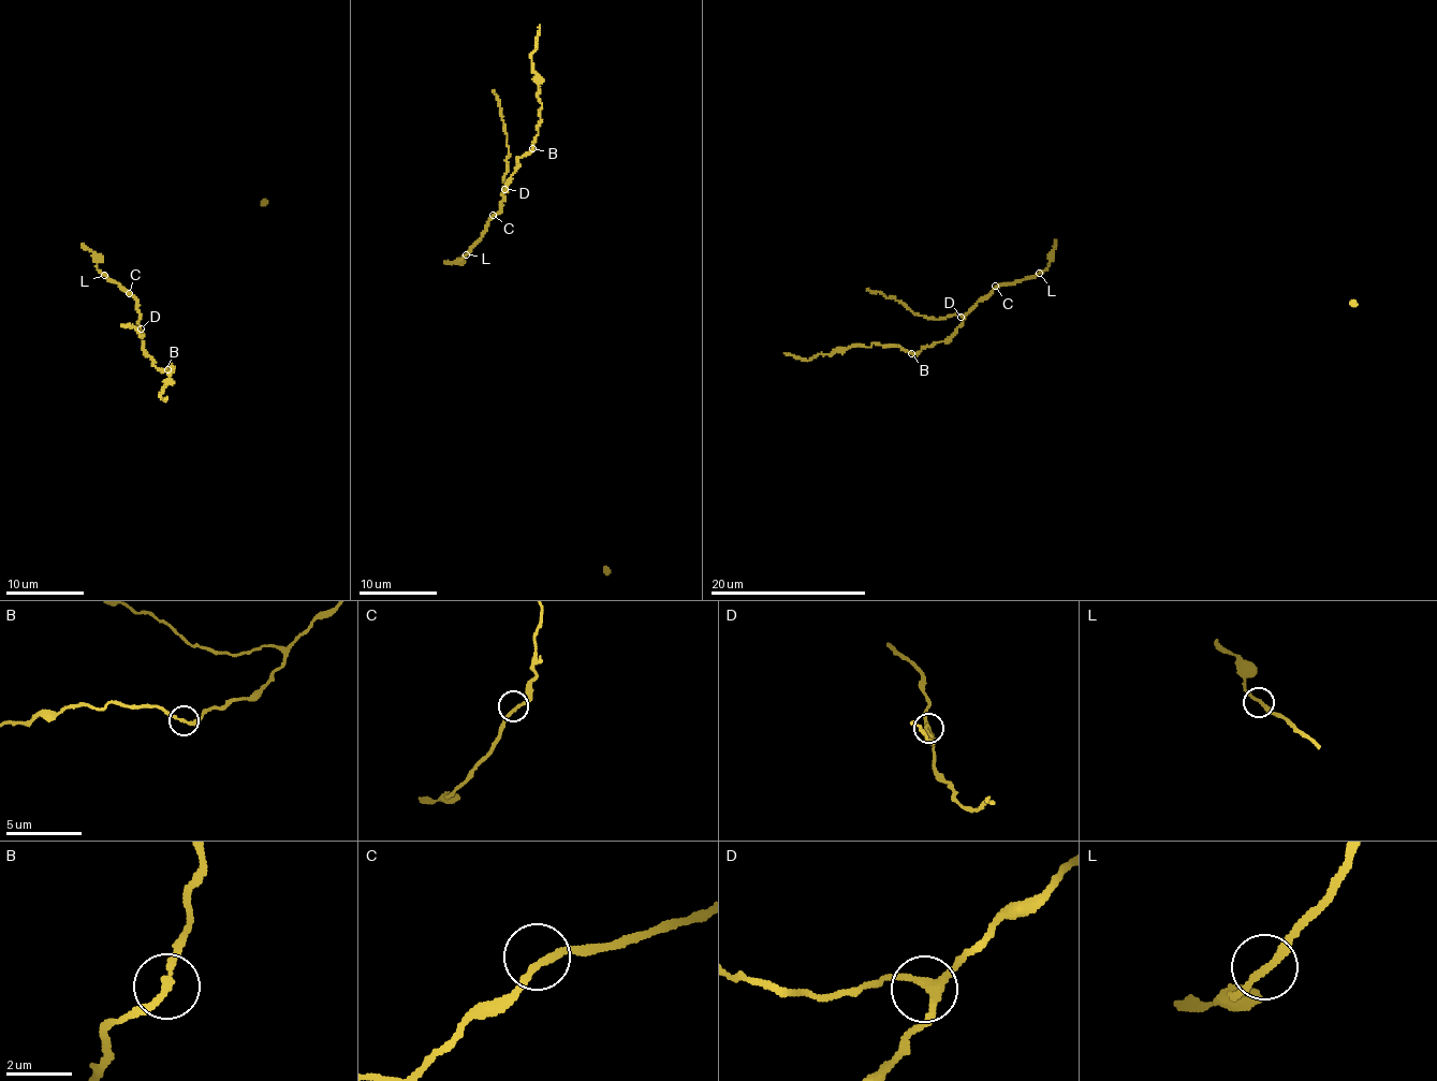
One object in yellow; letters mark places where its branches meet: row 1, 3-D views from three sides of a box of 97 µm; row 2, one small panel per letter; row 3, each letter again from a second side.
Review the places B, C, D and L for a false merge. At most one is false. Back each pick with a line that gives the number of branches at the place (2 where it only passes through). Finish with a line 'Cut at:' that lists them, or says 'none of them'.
Cut at: none of them

